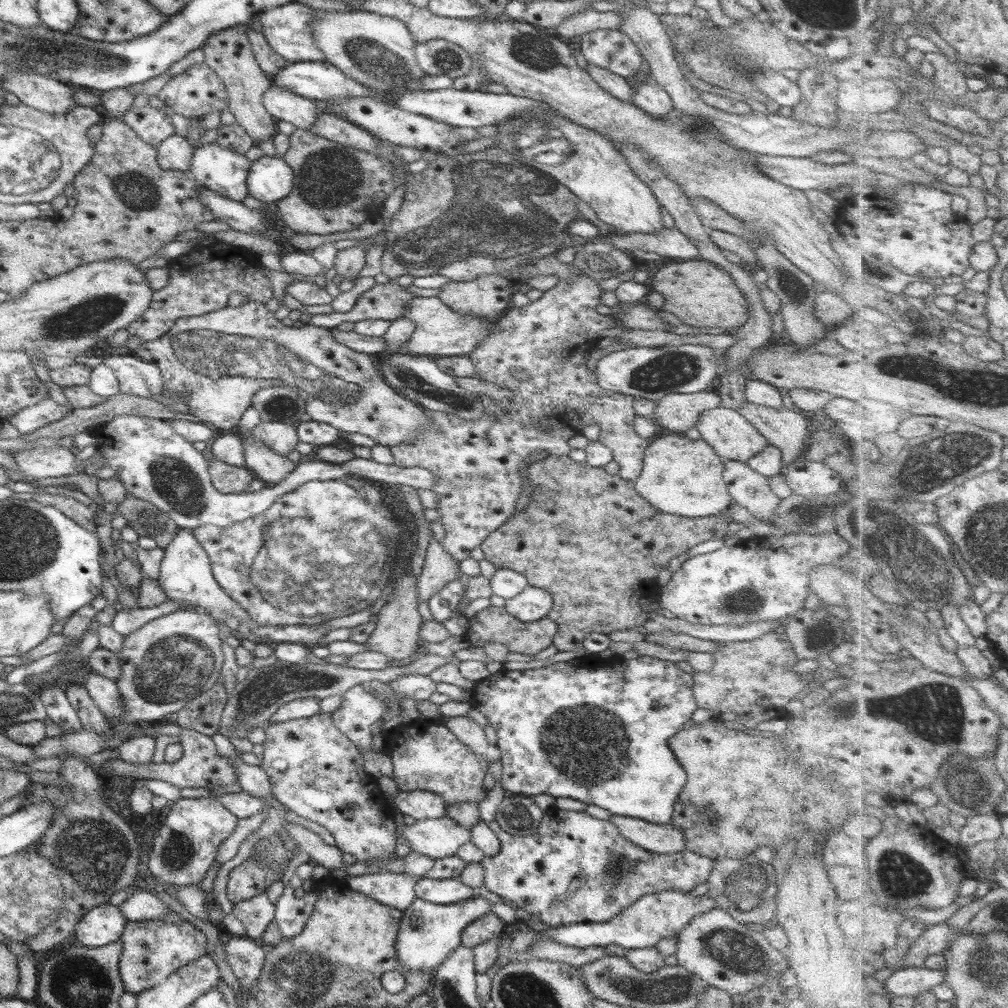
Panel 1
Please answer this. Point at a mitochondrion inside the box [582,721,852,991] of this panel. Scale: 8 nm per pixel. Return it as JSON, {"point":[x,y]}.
{"point":[741,955]}

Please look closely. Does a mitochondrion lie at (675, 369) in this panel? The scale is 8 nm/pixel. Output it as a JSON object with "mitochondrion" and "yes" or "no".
{"mitochondrion":"yes"}

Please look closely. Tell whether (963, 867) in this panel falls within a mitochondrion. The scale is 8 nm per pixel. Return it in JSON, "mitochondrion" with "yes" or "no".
{"mitochondrion":"no"}

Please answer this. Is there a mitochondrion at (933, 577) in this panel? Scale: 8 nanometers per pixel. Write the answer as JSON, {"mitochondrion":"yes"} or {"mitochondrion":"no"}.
{"mitochondrion":"yes"}

